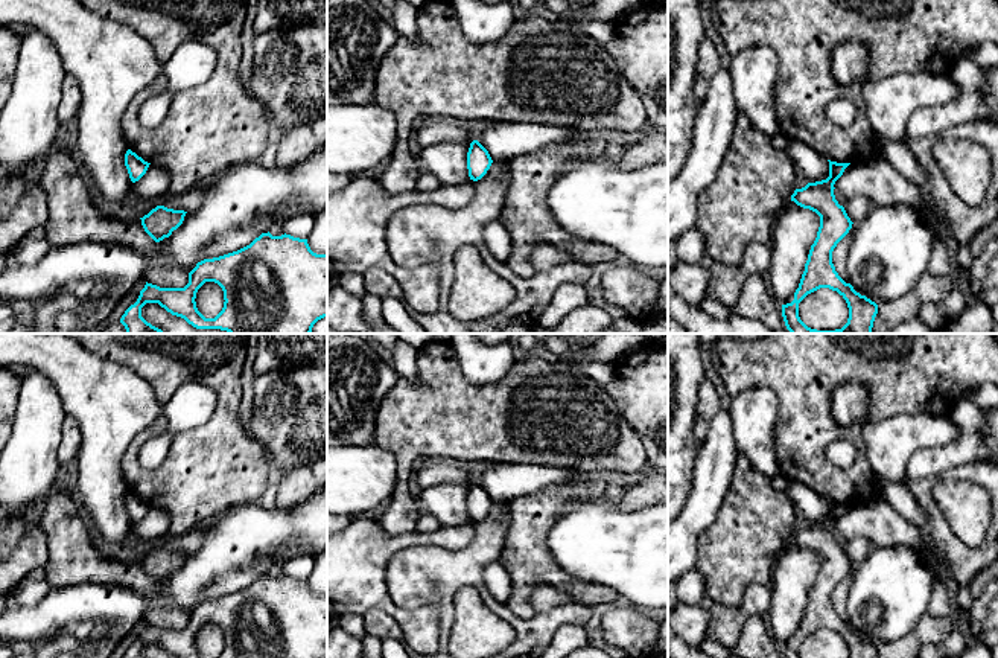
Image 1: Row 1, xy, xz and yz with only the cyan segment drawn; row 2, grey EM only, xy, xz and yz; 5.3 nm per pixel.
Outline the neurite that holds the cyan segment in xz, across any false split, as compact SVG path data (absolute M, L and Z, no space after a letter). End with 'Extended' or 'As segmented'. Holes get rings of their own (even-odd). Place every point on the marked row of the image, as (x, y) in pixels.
M473 140L467 152L467 169L470 180L481 180L490 169L491 163L493 160L488 151L478 140Z. As segmented

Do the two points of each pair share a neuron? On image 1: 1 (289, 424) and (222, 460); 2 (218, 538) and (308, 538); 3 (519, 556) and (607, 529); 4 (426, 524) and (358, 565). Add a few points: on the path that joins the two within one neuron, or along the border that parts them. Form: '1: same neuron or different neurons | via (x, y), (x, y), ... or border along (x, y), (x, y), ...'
1: different neurons | border along (245, 430), (262, 445), (271, 463)
2: same neuron | via (241, 538), (285, 538)
3: different neurons | border along (562, 514), (548, 533), (548, 550), (571, 574)
4: different neurons | border along (441, 526), (432, 532), (416, 530)

